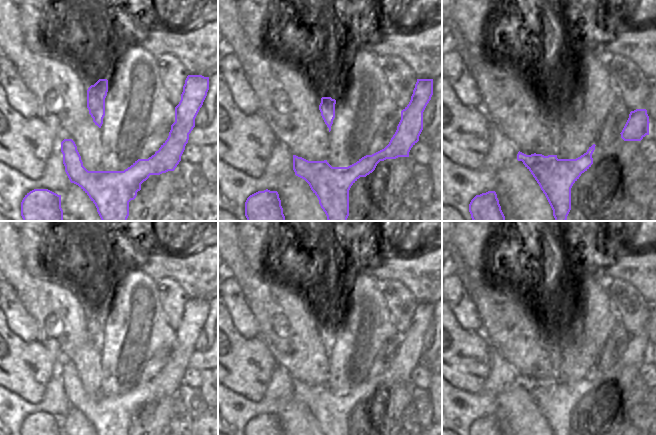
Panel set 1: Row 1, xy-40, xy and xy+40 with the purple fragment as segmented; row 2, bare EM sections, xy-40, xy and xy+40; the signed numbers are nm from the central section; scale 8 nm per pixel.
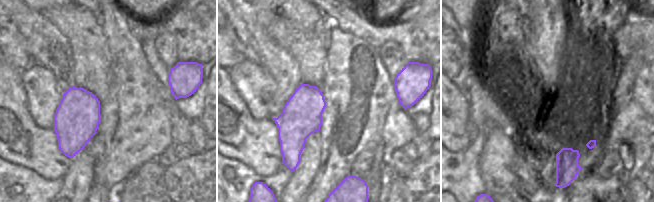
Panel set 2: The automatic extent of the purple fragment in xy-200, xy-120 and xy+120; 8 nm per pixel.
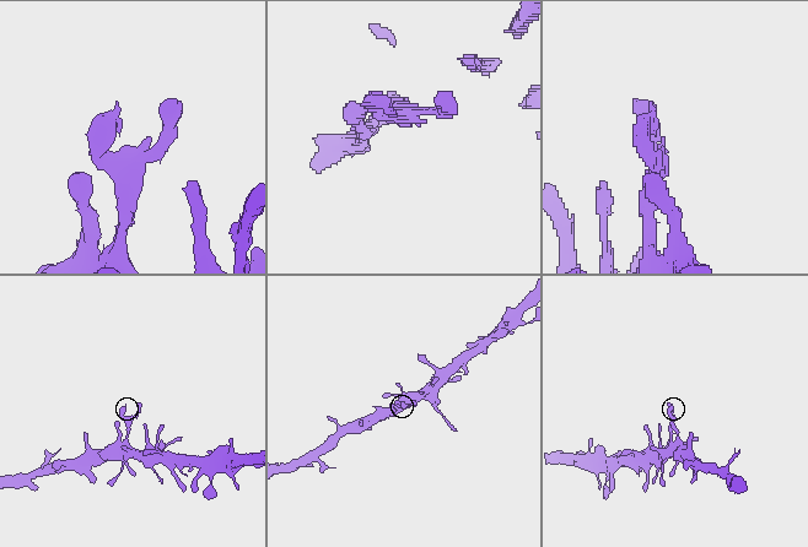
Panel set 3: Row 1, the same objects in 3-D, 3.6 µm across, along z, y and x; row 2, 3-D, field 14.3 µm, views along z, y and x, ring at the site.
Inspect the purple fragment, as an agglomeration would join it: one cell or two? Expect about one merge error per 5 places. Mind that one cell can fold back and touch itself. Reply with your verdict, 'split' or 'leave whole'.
leave whole

